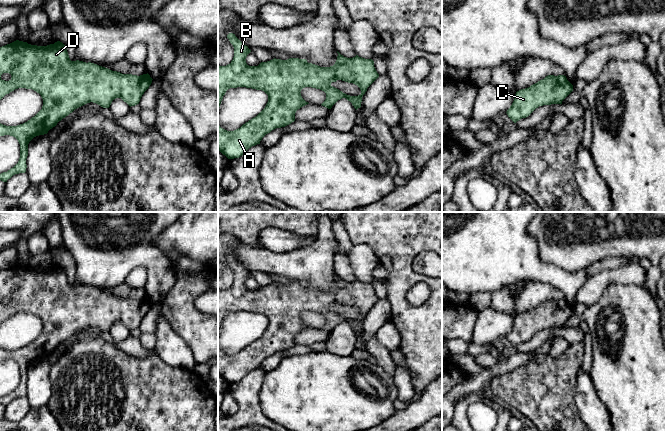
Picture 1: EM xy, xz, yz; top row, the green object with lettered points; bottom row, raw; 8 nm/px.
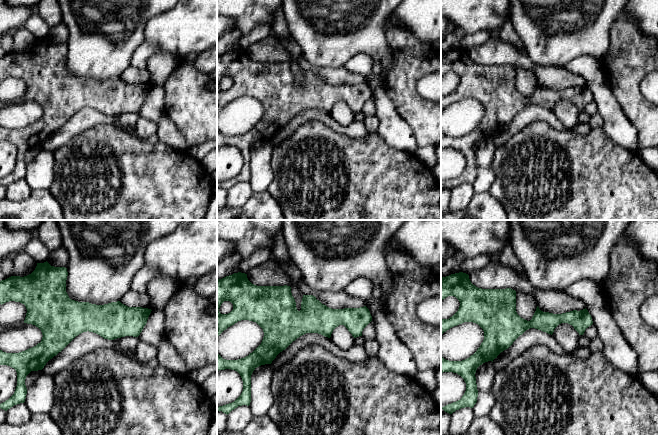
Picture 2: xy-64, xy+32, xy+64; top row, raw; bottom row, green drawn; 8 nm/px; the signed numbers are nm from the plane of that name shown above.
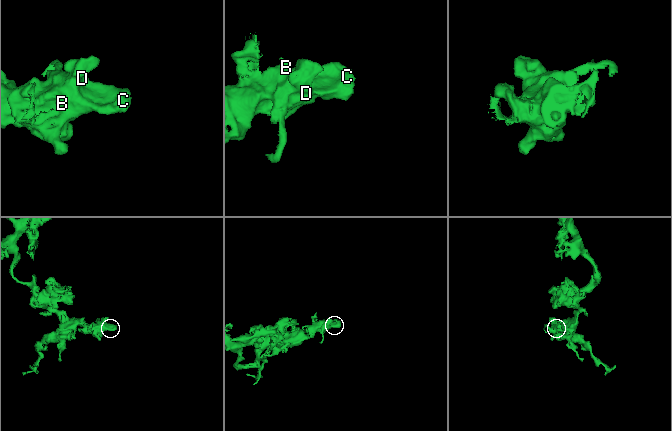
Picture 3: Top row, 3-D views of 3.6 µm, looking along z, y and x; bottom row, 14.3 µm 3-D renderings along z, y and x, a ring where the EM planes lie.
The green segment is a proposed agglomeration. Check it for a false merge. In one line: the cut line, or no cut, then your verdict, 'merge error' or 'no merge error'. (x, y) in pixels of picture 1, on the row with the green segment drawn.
no cut | no merge error

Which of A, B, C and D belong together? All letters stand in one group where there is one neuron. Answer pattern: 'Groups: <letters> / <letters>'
Groups: A B C D

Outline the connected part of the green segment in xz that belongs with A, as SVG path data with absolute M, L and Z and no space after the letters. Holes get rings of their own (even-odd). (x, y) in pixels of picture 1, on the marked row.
M233 33L227 35L230 43L234 47L234 57L230 64L218 66L218 109L223 96L230 88L246 87L262 90L268 95L268 102L265 108L254 118L243 124L234 131L227 131L218 126L218 150L228 159L239 158L249 148L260 144L262 138L276 128L285 127L295 121L295 113L301 107L309 104L301 96L301 90L305 87L320 89L326 93L326 99L322 106L331 109L340 99L346 98L357 110L361 107L362 97L367 88L379 77L372 59L365 59L356 55L347 58L338 51L335 64L330 67L320 67L308 63L306 59L289 58L287 60L272 59L261 62L258 66L249 66L246 57L251 50L241 42ZM342 80L357 85L361 94L350 96L331 85L332 82Z

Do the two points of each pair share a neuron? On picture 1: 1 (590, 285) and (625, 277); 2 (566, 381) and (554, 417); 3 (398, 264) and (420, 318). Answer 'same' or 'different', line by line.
1: same
2: same
3: same

